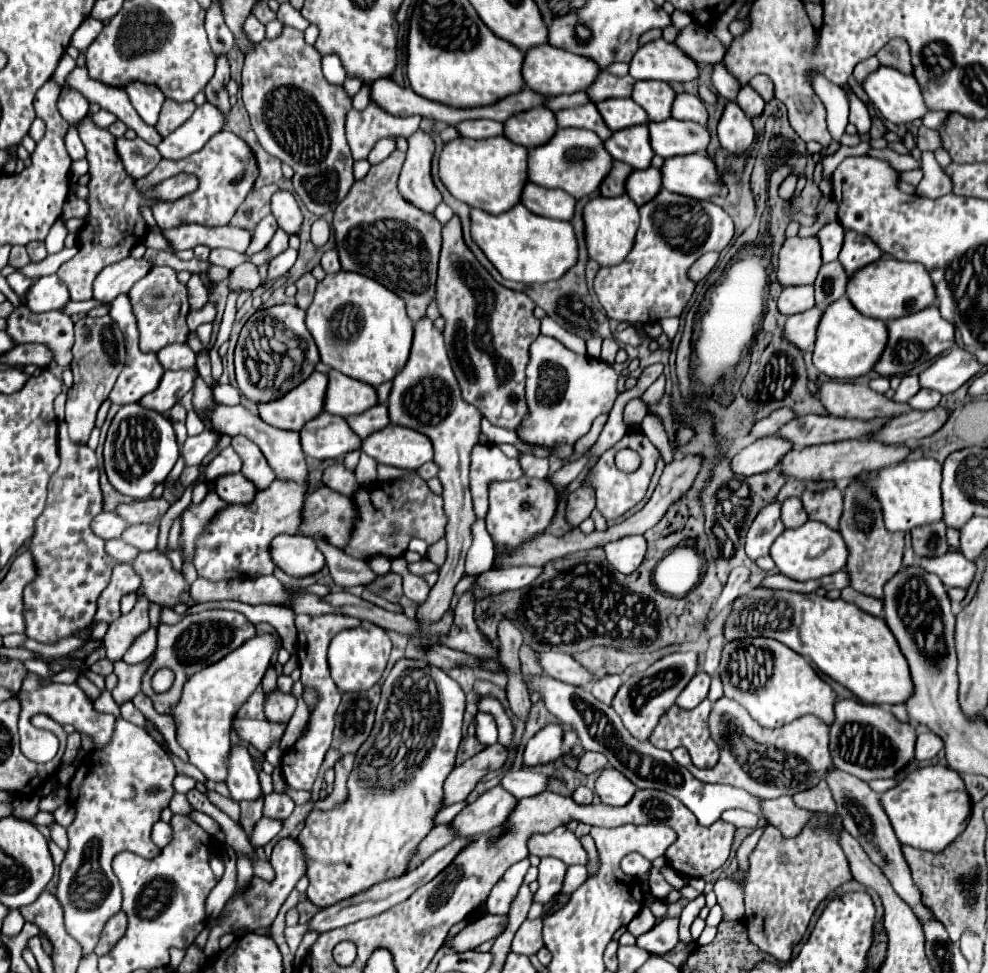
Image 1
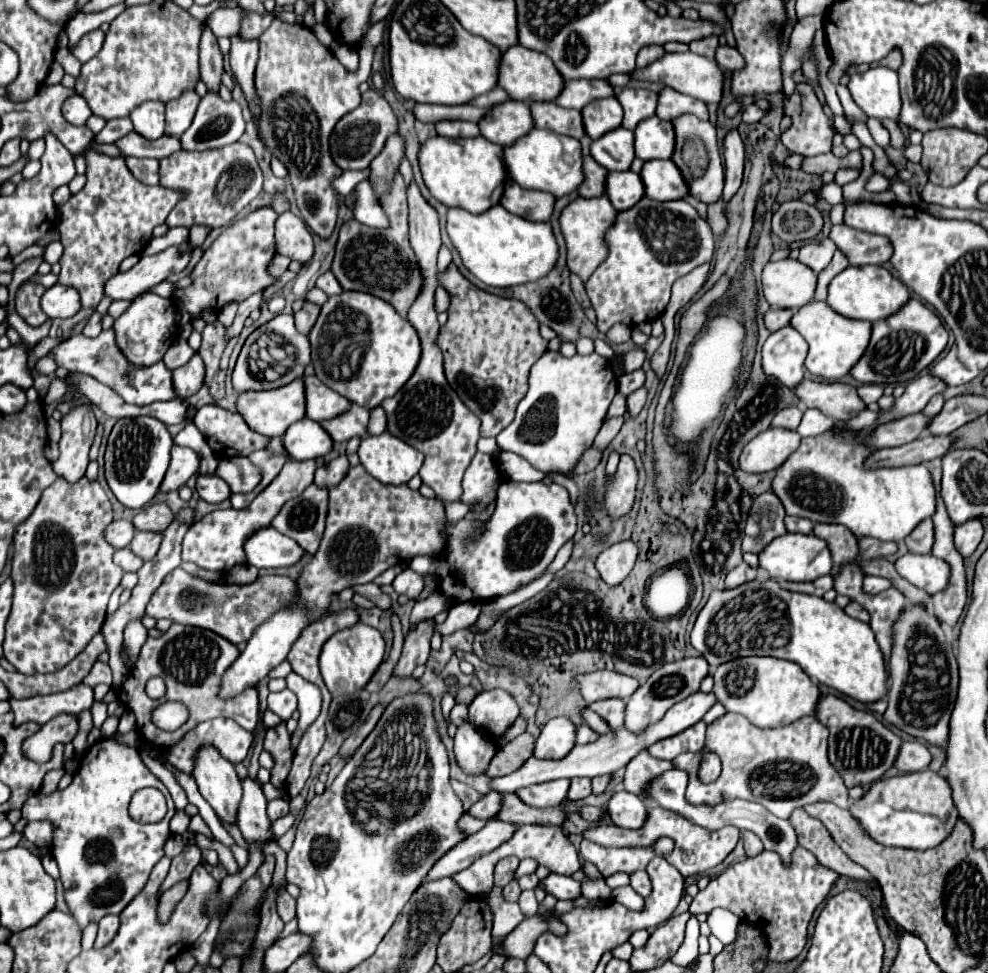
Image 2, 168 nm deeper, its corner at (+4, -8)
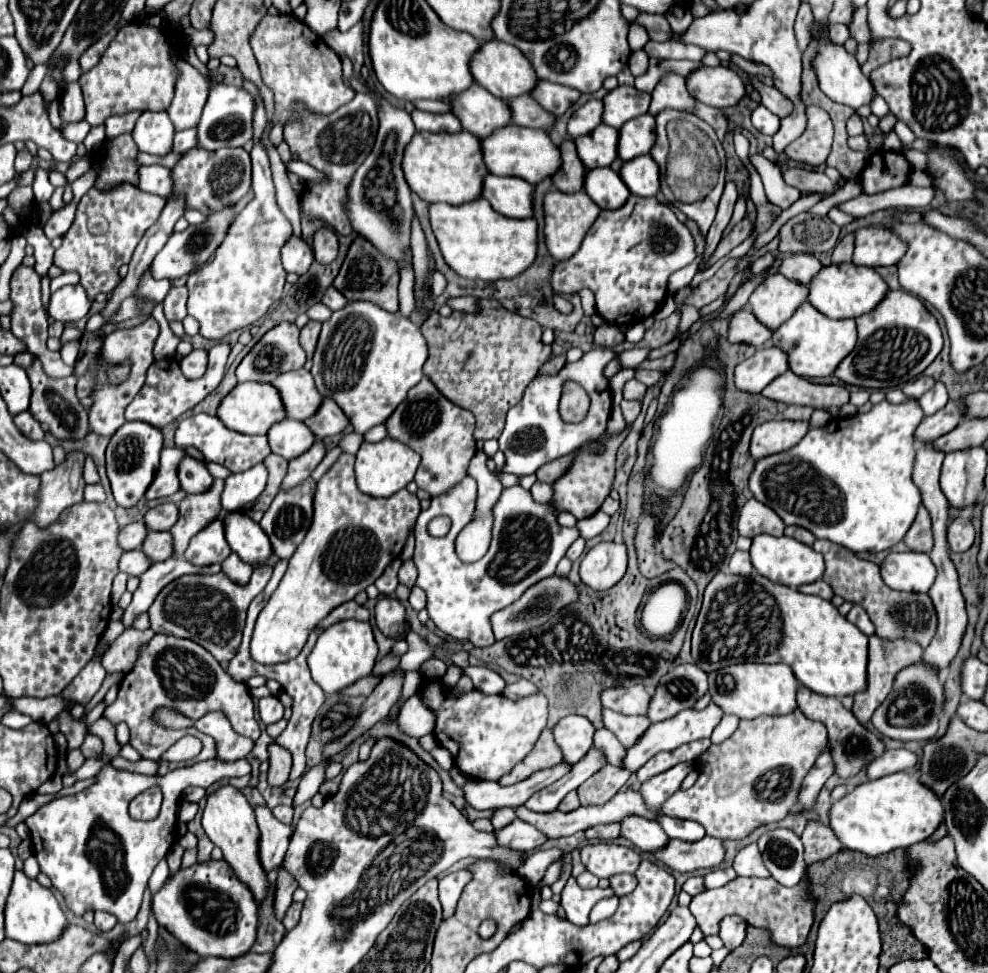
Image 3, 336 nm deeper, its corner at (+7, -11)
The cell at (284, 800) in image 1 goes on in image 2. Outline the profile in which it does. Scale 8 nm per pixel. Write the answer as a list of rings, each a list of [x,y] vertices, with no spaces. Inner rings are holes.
[[[276,798],[276,800],[270,800],[268,802],[268,818],[270,820],[276,820],[280,816],[286,816],[288,812],[290,812],[290,806],[282,798]]]

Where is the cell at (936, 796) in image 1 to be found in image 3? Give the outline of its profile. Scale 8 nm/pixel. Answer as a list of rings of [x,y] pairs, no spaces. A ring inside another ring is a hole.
[[[893,773],[875,781],[865,781],[829,809],[829,827],[843,847],[869,857],[925,841],[941,821],[941,799],[933,791],[927,791],[927,787],[921,787],[913,773]]]

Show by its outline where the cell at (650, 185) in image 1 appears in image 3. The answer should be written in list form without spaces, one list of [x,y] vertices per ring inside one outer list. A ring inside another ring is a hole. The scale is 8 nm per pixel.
[[[601,167],[601,169],[585,171],[583,191],[601,209],[621,207],[627,201],[627,195],[631,195],[631,191],[627,189],[627,185],[619,177],[619,173],[613,171],[611,167]]]

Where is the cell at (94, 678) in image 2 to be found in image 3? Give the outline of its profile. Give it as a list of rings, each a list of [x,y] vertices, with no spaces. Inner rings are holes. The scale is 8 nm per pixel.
[[[125,629],[119,639],[113,641],[111,649],[103,655],[103,667],[107,673],[115,671],[131,671],[135,667],[135,661],[139,659],[139,651],[143,645],[151,641],[155,633],[151,629],[137,631],[137,629]]]

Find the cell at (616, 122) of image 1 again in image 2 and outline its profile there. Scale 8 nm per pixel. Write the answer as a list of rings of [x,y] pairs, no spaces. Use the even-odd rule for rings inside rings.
[[[602,98],[590,102],[582,110],[582,116],[588,136],[592,140],[598,140],[598,136],[604,136],[606,132],[612,132],[622,126],[624,110],[616,98]]]

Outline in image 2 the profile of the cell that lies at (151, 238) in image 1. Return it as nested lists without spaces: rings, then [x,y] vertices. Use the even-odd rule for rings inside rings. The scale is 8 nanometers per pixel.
[[[193,226],[190,229],[190,243],[193,248],[200,247],[209,233],[211,232],[211,229],[207,226]]]

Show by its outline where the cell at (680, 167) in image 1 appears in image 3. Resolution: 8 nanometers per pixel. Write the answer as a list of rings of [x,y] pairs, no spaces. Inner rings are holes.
[[[639,155],[625,161],[619,169],[623,183],[639,197],[655,197],[659,193],[659,165],[651,155]]]

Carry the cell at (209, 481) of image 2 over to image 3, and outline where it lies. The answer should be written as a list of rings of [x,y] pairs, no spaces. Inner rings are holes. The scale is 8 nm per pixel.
[[[183,455],[177,467],[177,477],[179,477],[179,487],[185,493],[203,493],[213,483],[213,477],[207,471],[205,463],[189,455]]]

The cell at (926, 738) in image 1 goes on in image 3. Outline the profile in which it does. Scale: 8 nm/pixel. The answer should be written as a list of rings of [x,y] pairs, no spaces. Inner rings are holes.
[[[907,749],[885,751],[881,757],[873,759],[867,765],[867,777],[877,779],[877,777],[891,775],[891,773],[899,773],[899,771],[911,771],[915,763],[917,763],[917,755]]]

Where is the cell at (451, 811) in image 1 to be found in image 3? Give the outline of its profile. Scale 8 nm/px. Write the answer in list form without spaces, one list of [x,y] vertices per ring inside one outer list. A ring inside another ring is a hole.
[[[507,807],[507,809],[503,809],[503,811],[495,811],[495,813],[493,813],[493,817],[491,817],[495,831],[499,831],[499,829],[507,827],[515,817],[517,817],[517,815],[515,815],[515,811],[513,811],[513,809],[509,809],[509,807]]]

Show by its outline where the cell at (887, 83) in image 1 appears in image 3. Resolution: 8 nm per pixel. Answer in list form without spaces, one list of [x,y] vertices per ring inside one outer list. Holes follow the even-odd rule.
[[[813,21],[813,25],[811,25],[811,39],[819,41],[819,49],[817,49],[817,55],[811,61],[811,67],[817,75],[821,91],[831,101],[841,103],[841,105],[849,105],[851,109],[859,109],[865,103],[869,105],[873,95],[875,95],[869,79],[861,73],[857,59],[851,53],[847,53],[843,45],[837,45],[829,37],[825,37],[825,27],[827,27],[827,21]]]

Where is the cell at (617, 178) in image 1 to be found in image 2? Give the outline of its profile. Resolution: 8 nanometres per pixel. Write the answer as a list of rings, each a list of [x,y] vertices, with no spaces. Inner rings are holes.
[[[584,154],[584,172],[586,172],[586,184],[578,190],[584,198],[598,198],[606,194],[606,176],[608,170],[602,168],[590,154]]]

